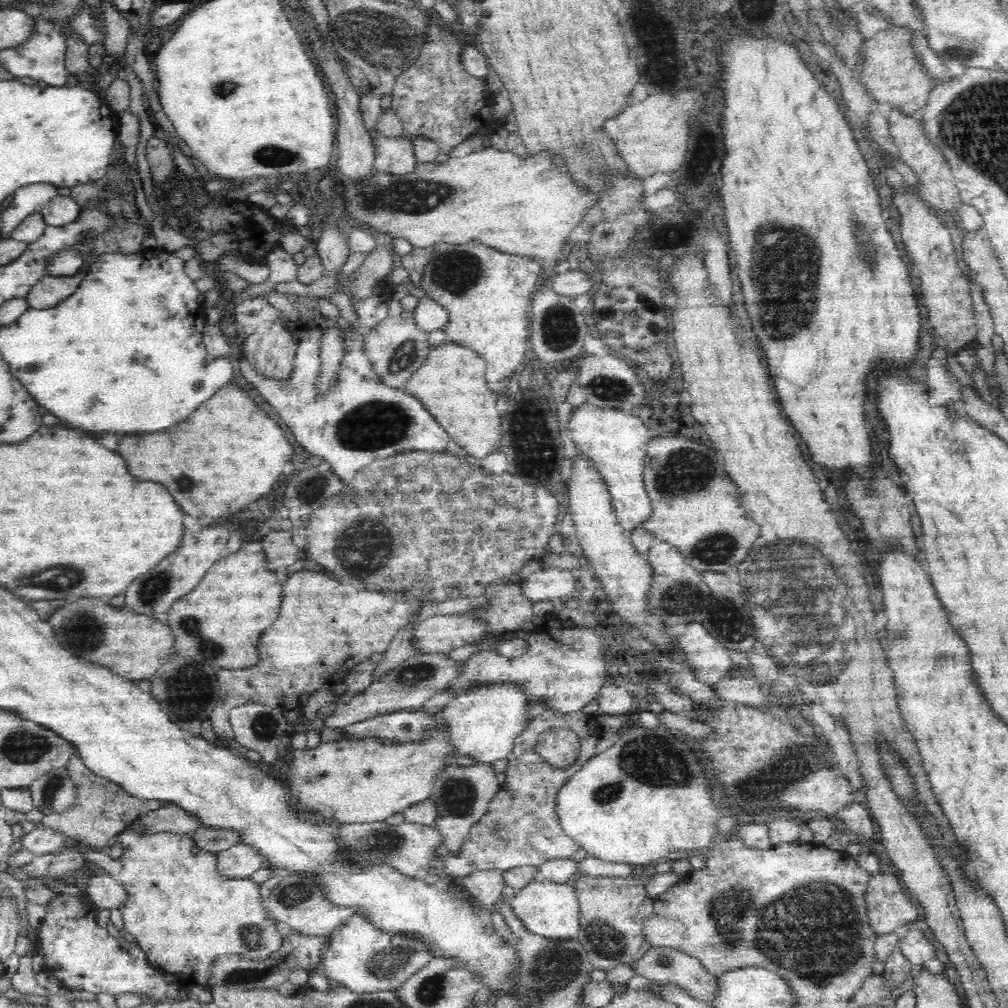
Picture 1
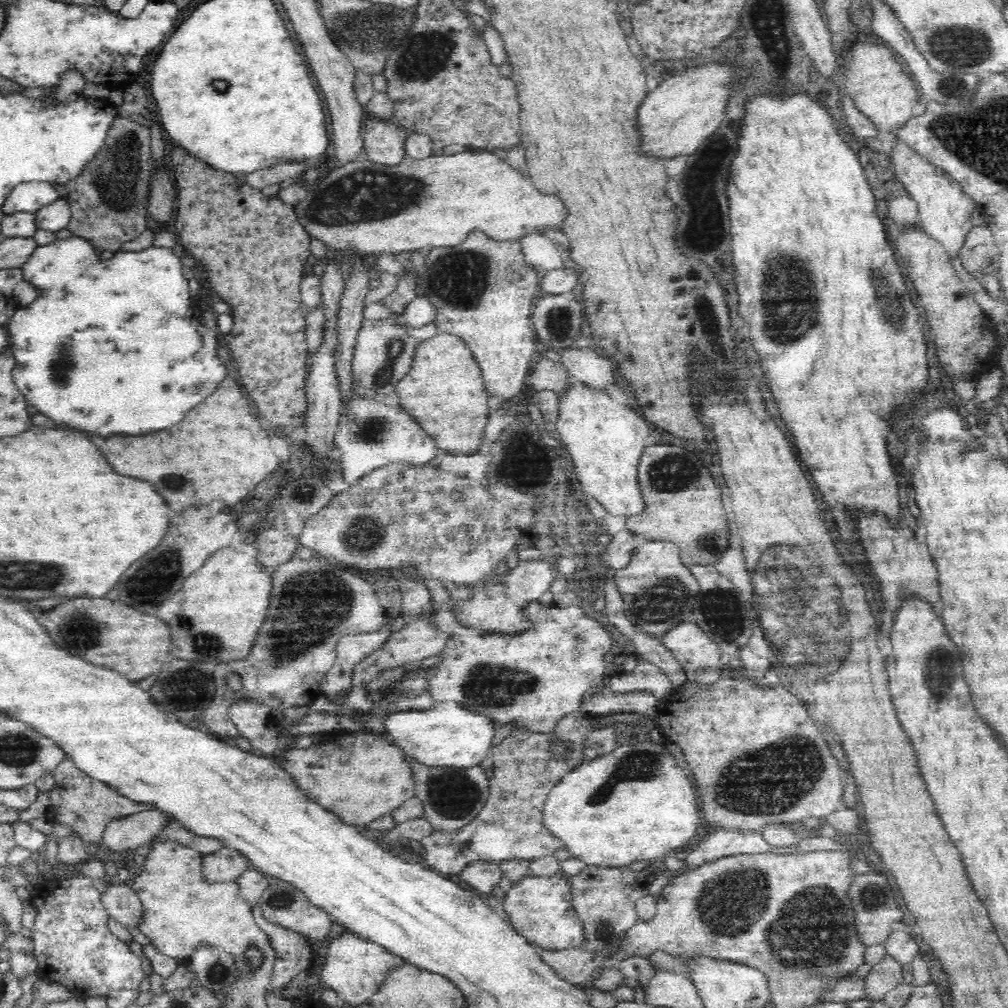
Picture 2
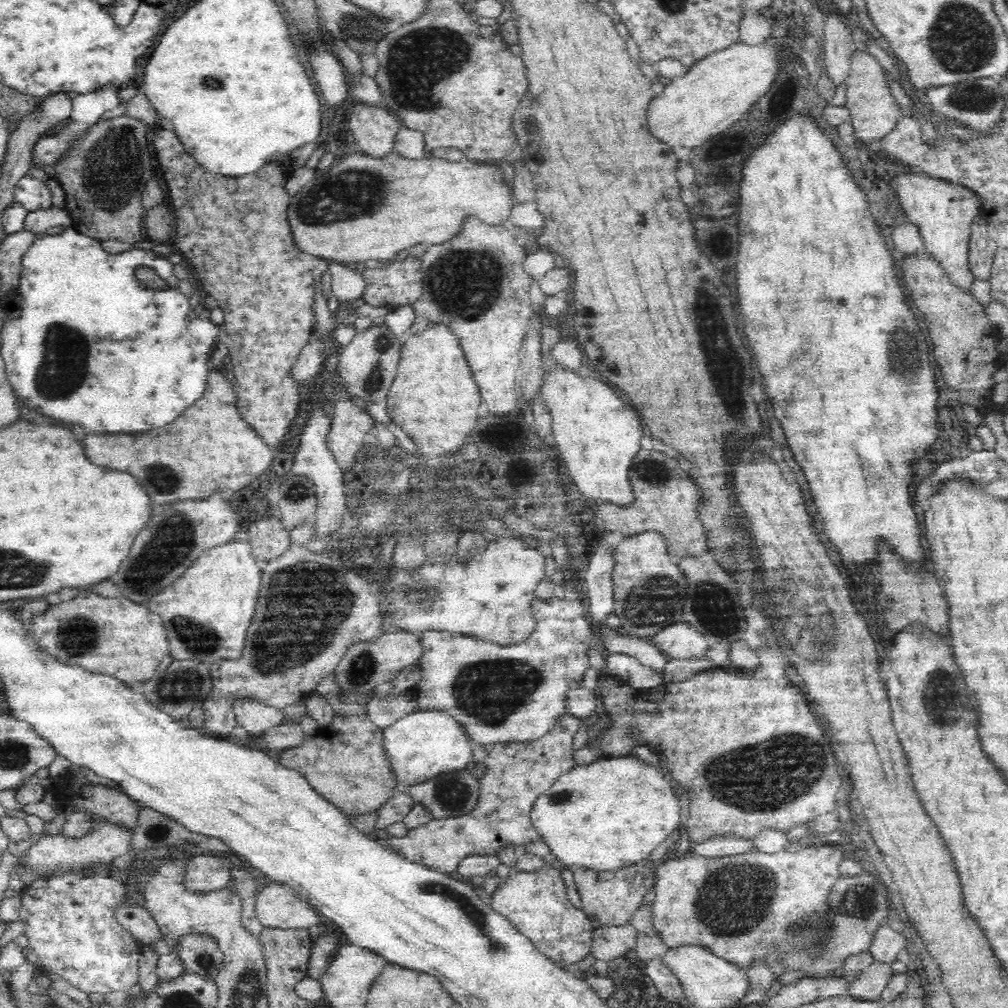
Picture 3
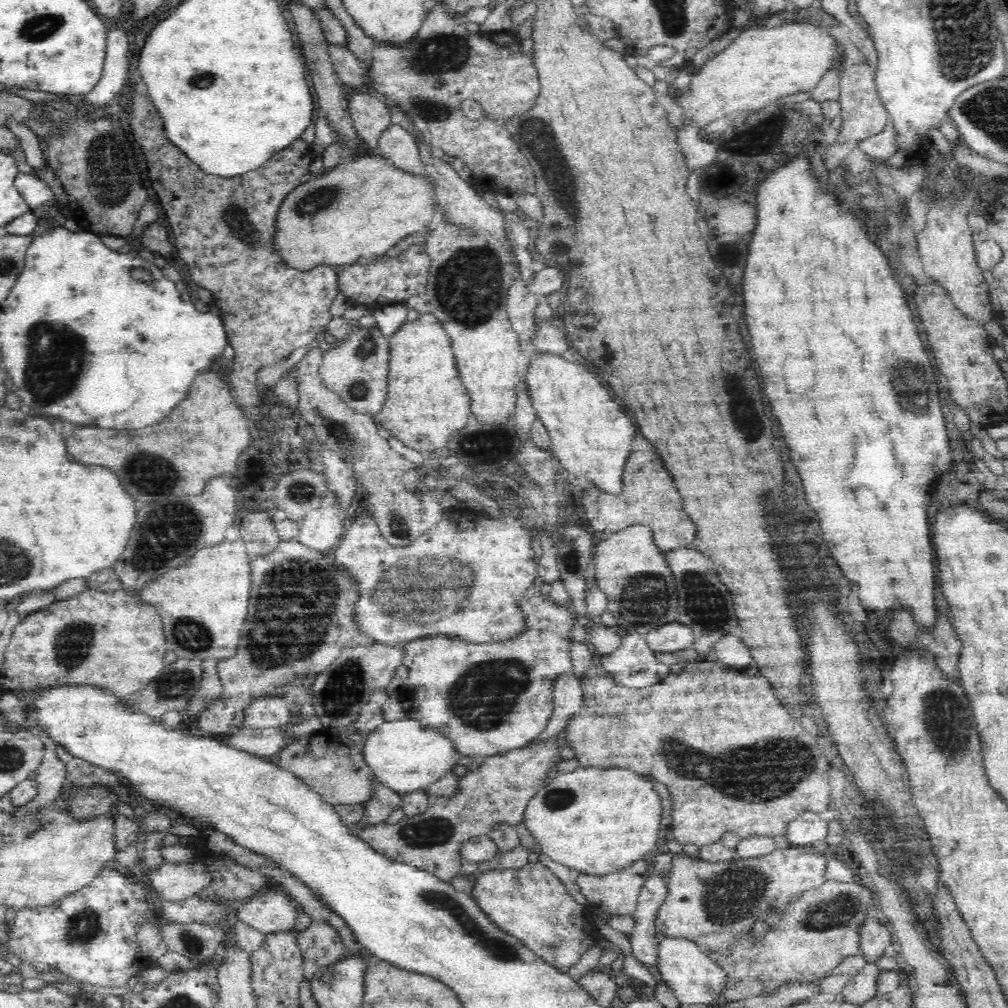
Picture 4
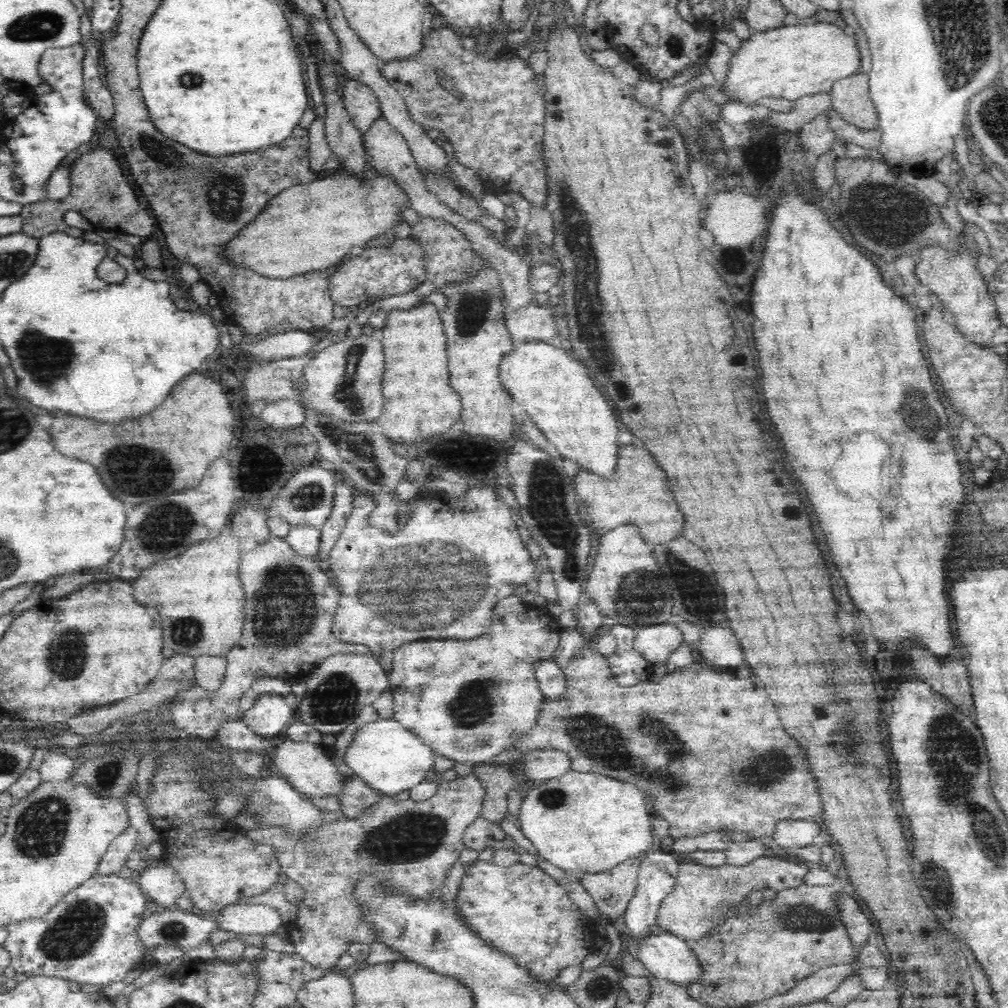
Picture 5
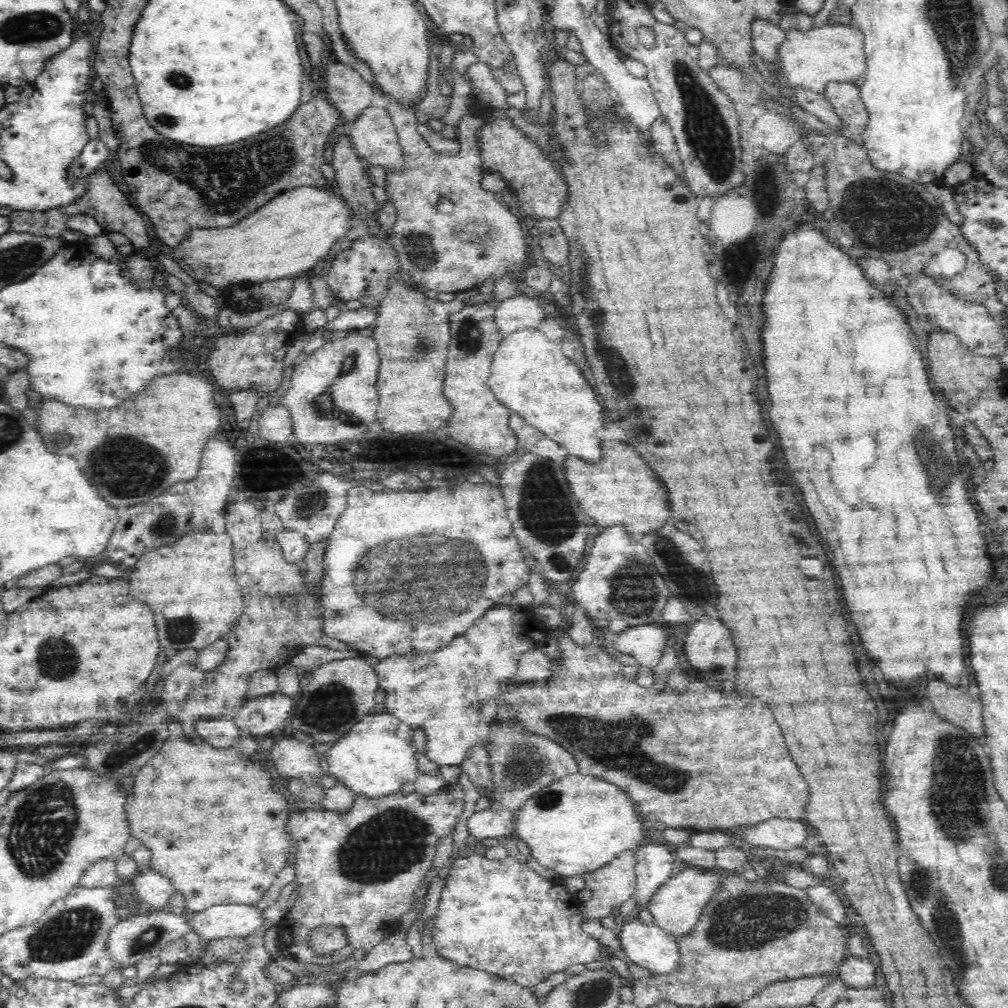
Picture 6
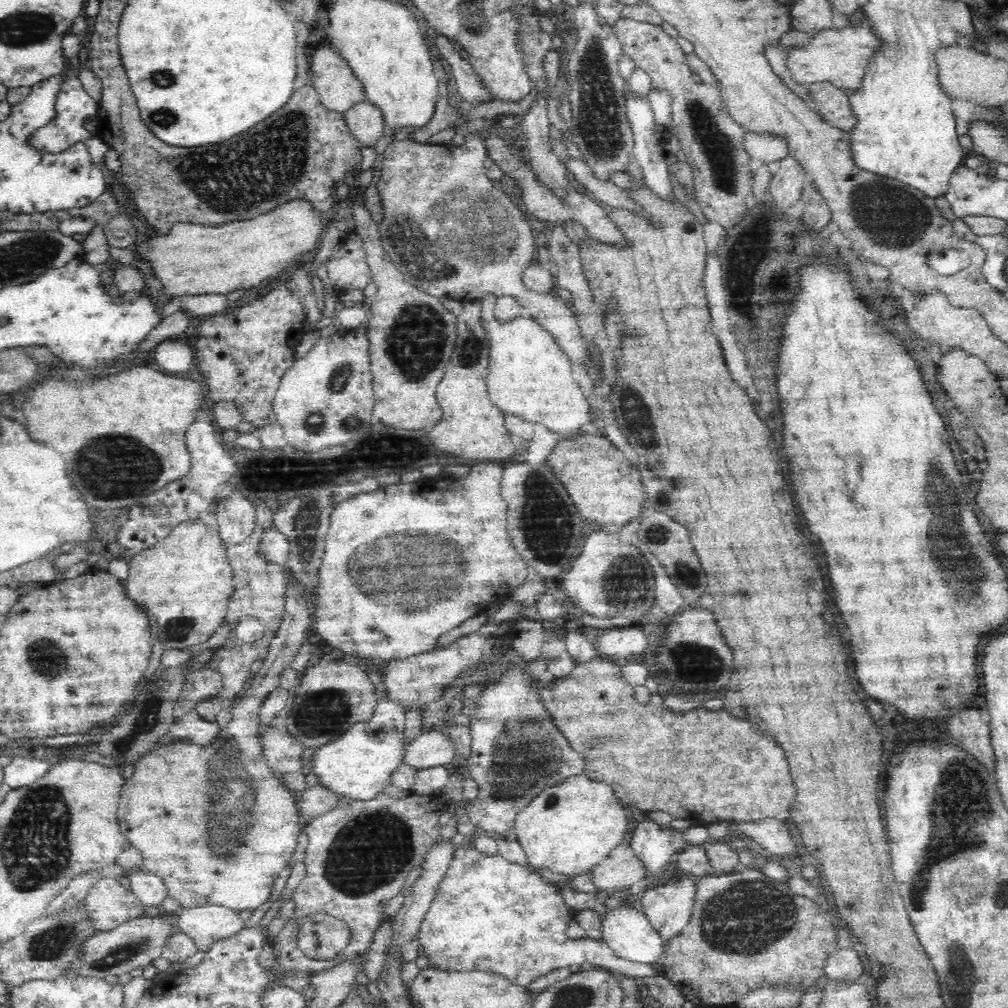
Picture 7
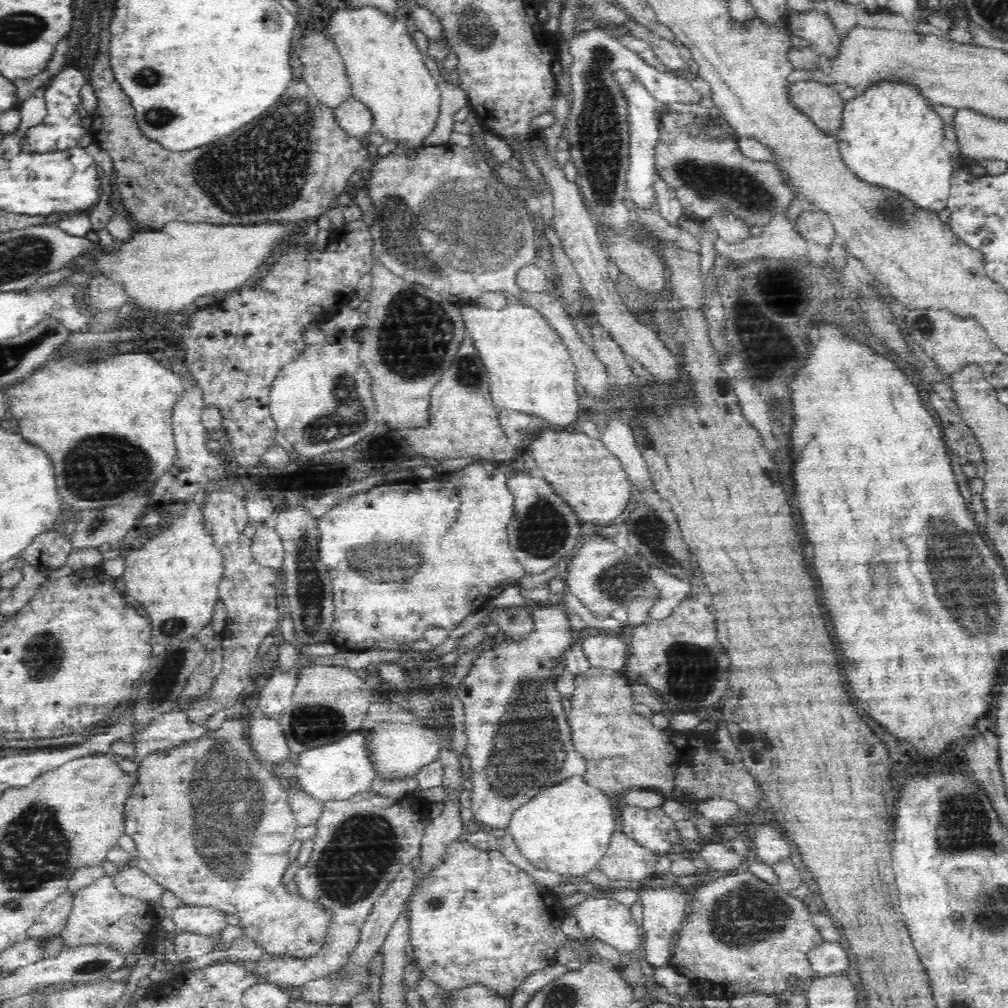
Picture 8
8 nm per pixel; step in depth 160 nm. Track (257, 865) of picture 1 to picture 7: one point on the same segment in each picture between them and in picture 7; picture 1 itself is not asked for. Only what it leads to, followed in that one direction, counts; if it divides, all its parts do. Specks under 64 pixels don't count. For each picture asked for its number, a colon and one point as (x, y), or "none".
2: (225, 865)
3: (205, 873)
4: (175, 882)
5: (160, 883)
6: (155, 890)
7: (150, 890)

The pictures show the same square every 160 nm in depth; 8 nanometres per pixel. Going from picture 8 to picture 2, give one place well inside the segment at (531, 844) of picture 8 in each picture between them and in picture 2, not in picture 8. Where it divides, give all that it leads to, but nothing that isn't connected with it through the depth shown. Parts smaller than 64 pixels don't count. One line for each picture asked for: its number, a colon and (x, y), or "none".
2: (632, 804)
3: (612, 813)
4: (597, 821)
5: (582, 822)
6: (576, 825)
7: (569, 828)

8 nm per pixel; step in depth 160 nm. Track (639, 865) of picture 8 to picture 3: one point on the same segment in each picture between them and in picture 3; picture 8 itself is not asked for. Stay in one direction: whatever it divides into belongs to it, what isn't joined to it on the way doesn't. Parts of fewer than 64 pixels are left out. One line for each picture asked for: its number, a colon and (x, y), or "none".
3: (613, 897)
4: (617, 893)
5: (612, 890)
6: (615, 883)
7: (621, 868)

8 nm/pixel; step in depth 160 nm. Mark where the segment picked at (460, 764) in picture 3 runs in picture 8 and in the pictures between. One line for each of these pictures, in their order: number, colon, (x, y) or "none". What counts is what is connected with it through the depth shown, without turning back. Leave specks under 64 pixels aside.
4: (404, 756)
5: (388, 758)
6: (376, 756)
7: (358, 764)
8: (335, 772)

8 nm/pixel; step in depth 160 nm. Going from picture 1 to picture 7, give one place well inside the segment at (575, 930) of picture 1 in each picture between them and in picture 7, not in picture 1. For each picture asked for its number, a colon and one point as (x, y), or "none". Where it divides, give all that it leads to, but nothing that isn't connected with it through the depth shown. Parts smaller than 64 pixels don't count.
2: (540, 908)
3: (536, 903)
4: (531, 904)
5: (519, 910)
6: (502, 917)
7: (490, 915)

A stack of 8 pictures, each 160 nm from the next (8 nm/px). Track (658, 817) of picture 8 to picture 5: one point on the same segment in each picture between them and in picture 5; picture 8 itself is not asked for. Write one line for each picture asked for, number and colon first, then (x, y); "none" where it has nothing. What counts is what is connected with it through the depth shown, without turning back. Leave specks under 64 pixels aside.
5: (658, 869)
6: (655, 864)
7: (655, 844)

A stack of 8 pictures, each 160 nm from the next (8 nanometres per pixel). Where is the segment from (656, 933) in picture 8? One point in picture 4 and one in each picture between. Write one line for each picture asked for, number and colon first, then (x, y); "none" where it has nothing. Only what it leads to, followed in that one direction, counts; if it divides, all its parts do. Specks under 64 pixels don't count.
4: (710, 903)
5: (701, 896)
6: (676, 906)
7: (668, 906)

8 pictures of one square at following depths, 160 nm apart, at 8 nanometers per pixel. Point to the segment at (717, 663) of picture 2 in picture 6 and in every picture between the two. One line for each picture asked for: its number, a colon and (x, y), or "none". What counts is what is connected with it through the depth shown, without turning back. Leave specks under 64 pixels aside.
3: (678, 641)
4: (673, 637)
5: (655, 643)
6: (645, 643)

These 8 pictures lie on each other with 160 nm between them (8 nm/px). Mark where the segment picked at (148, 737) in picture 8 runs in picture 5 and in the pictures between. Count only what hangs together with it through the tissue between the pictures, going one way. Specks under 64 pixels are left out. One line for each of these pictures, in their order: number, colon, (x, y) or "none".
5: (235, 734)
6: (222, 732)
7: (190, 728)

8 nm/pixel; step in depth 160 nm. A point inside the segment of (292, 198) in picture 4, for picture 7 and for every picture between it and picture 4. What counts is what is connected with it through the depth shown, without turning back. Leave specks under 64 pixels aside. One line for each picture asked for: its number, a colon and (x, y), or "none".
5: (307, 227)
6: (292, 234)
7: (191, 259)

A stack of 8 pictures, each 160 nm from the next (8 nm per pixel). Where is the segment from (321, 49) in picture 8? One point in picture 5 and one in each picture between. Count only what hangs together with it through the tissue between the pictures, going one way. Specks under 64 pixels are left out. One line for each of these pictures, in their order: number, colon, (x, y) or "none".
5: (361, 103)
6: (348, 91)
7: (331, 77)

